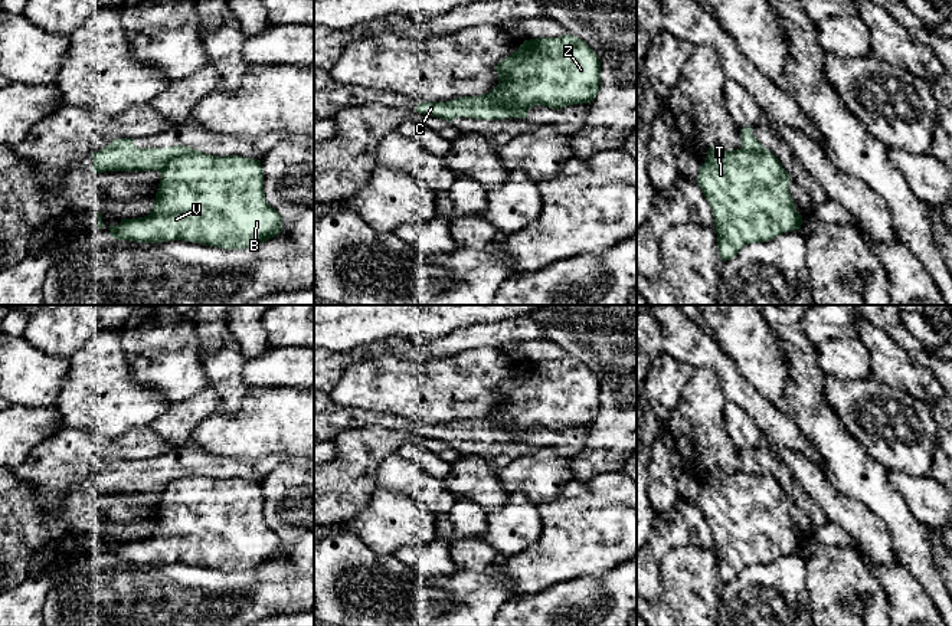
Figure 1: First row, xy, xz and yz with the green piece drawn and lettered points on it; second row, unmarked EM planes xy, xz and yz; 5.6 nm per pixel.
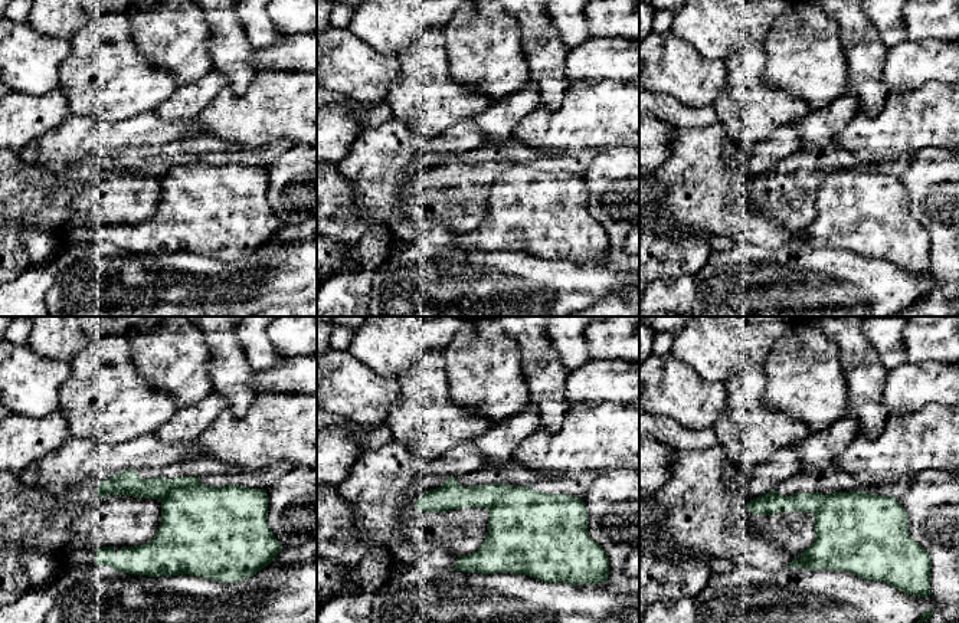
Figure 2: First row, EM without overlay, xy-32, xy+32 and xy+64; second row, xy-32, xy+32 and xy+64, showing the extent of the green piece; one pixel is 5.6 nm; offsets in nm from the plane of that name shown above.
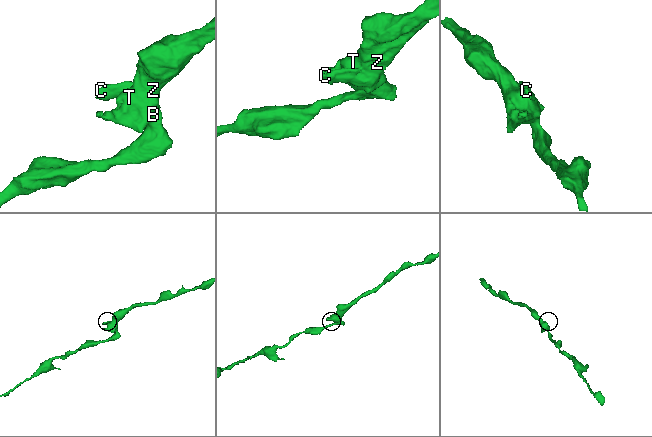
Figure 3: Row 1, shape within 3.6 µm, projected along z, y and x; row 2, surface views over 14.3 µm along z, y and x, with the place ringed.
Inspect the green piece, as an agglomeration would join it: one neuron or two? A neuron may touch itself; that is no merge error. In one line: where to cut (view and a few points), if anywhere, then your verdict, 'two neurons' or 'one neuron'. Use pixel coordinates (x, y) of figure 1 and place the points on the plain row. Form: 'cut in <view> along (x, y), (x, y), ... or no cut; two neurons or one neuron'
cut in xy along (193, 472), (173, 479), (160, 494); two neurons

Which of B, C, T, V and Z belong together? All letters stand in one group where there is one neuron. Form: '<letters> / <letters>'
B T V Z / C

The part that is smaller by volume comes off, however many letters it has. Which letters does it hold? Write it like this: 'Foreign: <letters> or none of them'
Foreign: C

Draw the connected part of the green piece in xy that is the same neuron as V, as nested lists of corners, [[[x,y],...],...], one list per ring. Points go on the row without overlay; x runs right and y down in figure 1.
[[[193,472],[170,482],[160,496],[151,534],[138,541],[121,541],[118,548],[109,547],[114,561],[143,566],[186,563],[219,571],[245,571],[275,560],[284,551],[281,537],[265,521],[261,482]]]

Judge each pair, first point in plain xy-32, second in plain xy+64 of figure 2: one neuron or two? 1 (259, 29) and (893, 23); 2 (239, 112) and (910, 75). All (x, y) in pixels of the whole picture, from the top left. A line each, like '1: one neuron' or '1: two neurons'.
1: one neuron
2: two neurons

